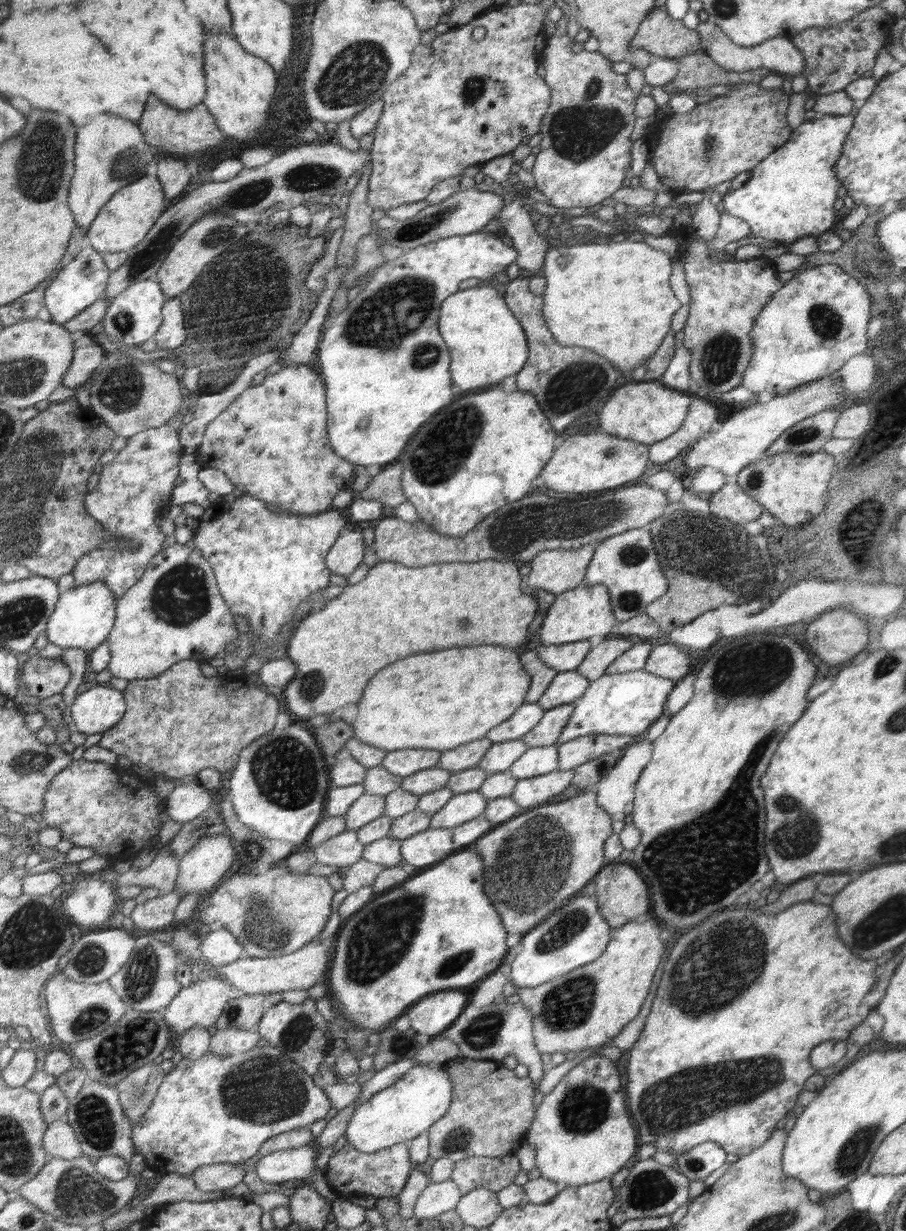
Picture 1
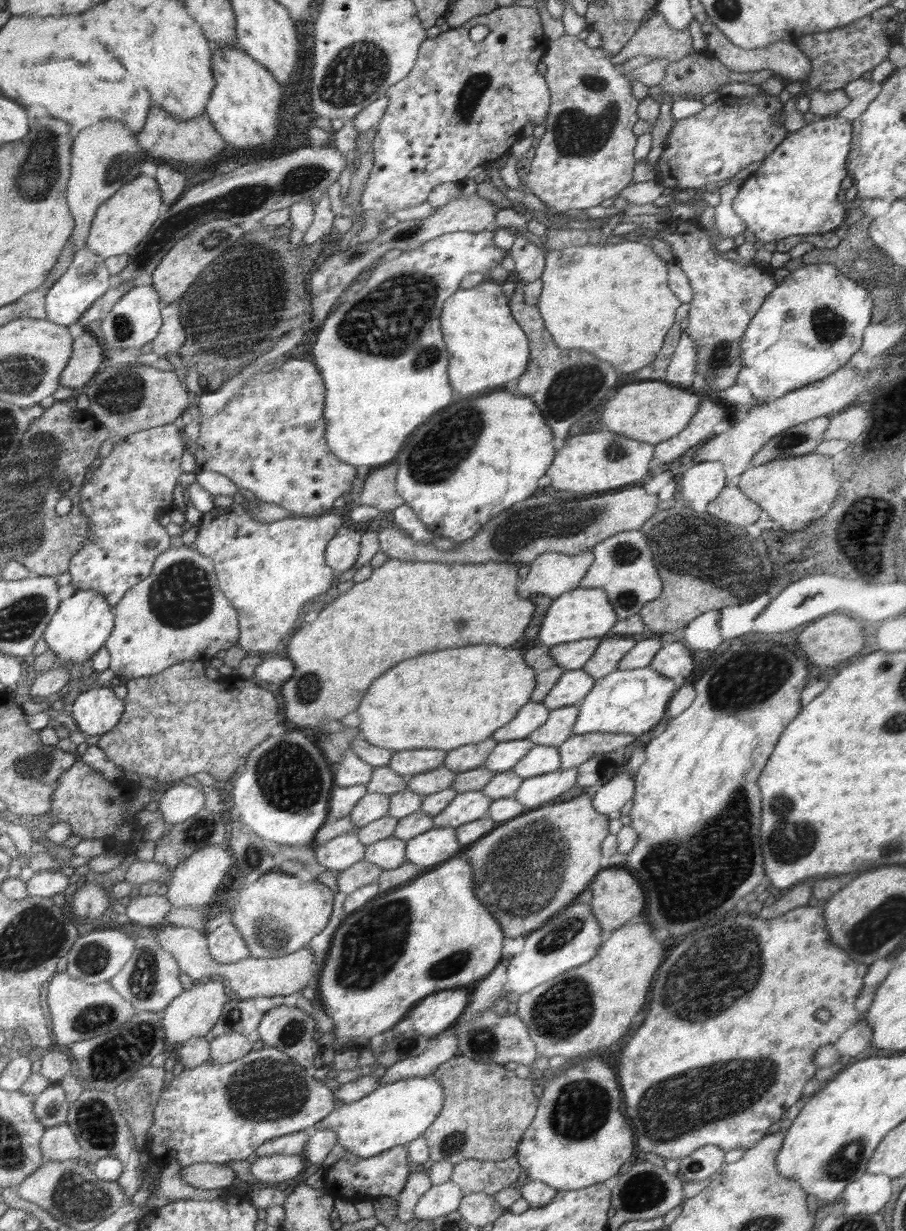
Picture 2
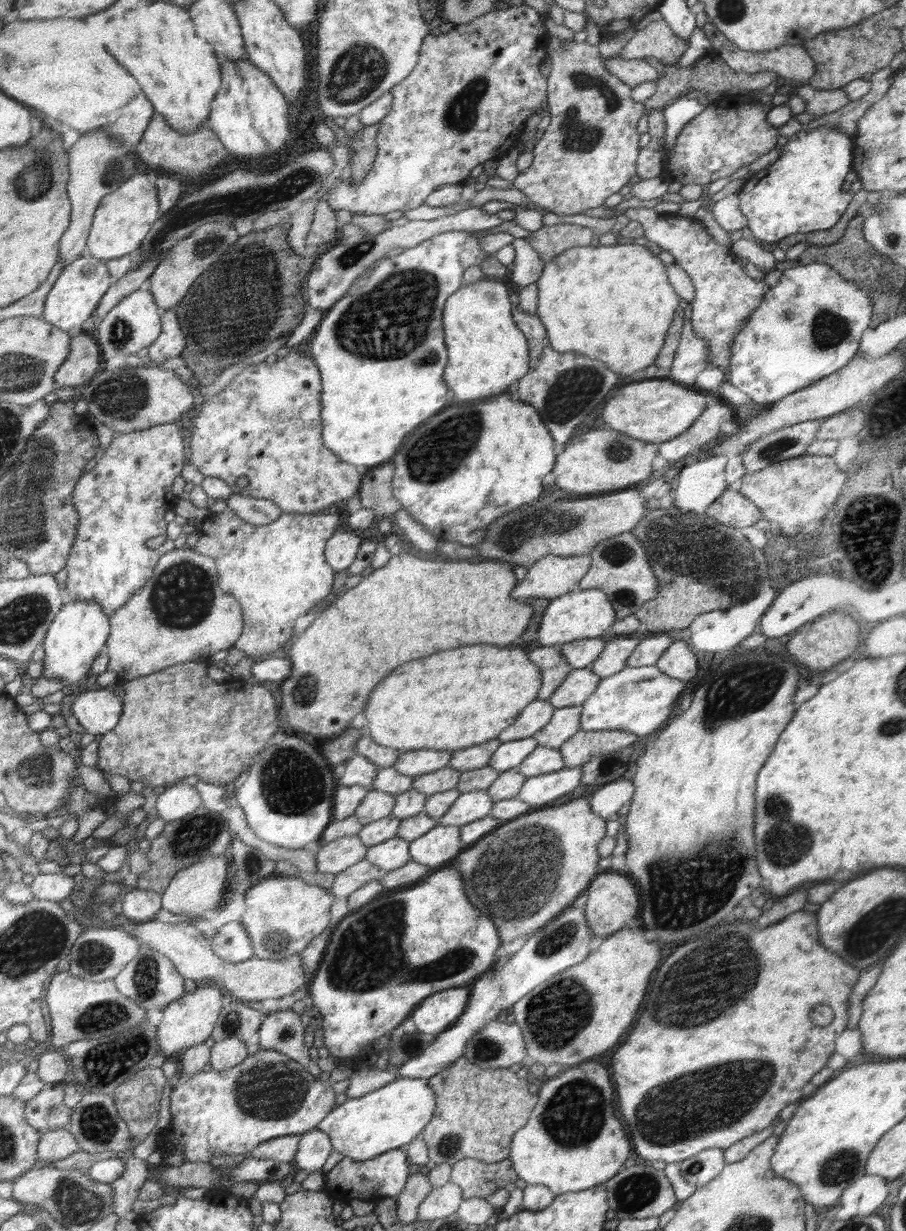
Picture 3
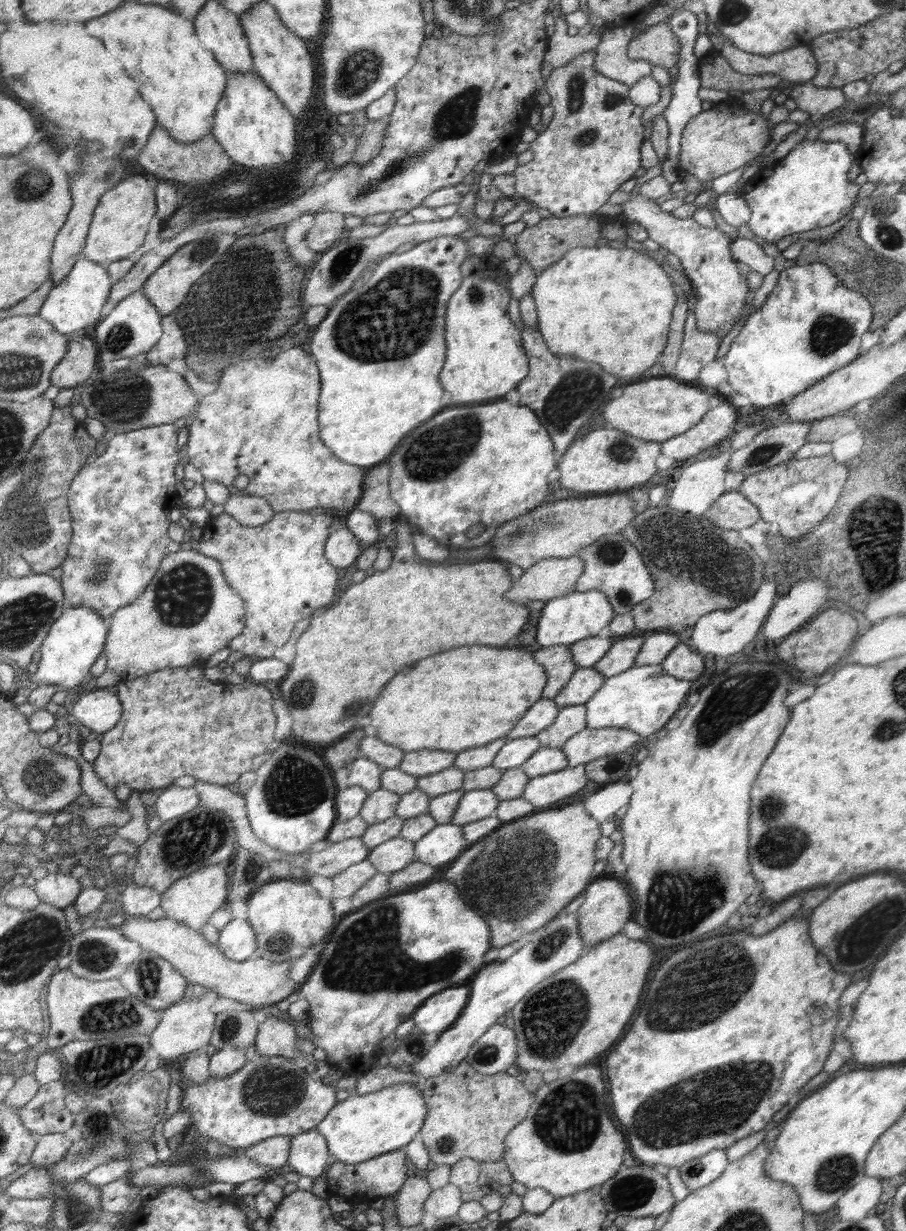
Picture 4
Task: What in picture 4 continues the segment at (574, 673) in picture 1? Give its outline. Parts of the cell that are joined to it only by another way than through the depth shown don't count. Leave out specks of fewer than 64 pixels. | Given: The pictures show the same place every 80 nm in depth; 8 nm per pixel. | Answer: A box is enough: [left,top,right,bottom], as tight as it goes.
[553,667,606,709]

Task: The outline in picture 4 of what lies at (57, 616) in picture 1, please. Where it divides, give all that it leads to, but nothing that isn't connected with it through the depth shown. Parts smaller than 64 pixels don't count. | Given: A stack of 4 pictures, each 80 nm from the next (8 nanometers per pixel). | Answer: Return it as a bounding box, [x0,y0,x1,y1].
[30,606,109,690]

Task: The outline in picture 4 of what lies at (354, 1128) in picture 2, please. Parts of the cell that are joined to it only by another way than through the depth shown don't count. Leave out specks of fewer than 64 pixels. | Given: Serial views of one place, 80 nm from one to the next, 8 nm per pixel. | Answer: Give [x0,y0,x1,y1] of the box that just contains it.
[315,1083,427,1165]

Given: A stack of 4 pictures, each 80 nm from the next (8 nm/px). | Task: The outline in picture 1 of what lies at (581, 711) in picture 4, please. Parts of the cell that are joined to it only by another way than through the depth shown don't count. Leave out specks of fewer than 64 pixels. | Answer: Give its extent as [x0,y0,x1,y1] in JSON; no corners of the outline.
[521,702,574,747]

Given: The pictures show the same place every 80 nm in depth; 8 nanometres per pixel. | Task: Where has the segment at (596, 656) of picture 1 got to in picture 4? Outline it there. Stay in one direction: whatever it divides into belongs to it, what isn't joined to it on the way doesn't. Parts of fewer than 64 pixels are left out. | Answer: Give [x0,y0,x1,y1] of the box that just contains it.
[593,635,646,678]

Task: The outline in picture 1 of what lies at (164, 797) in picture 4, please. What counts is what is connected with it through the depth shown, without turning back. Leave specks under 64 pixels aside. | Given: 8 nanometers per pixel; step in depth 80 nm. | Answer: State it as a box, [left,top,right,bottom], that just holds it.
[164,782,211,823]

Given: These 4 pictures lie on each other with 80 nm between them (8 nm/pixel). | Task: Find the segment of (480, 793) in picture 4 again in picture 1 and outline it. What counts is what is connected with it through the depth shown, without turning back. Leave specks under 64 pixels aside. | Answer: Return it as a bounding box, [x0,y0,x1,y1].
[430,791,489,828]

